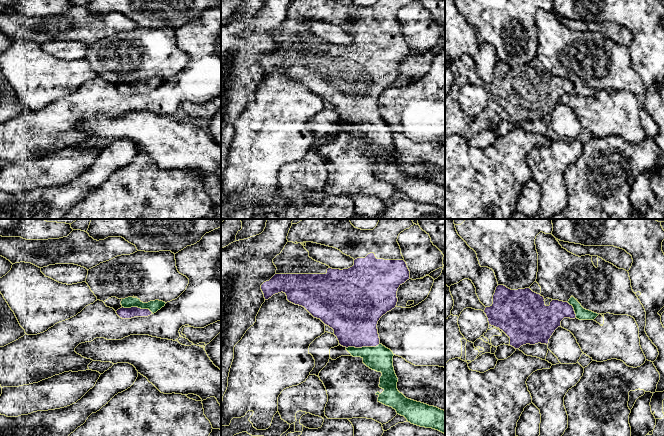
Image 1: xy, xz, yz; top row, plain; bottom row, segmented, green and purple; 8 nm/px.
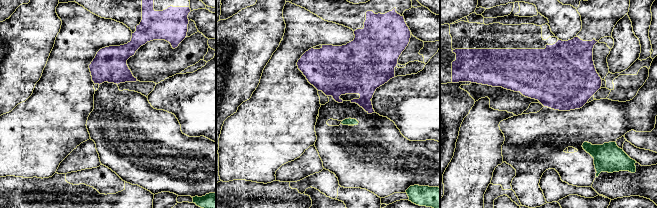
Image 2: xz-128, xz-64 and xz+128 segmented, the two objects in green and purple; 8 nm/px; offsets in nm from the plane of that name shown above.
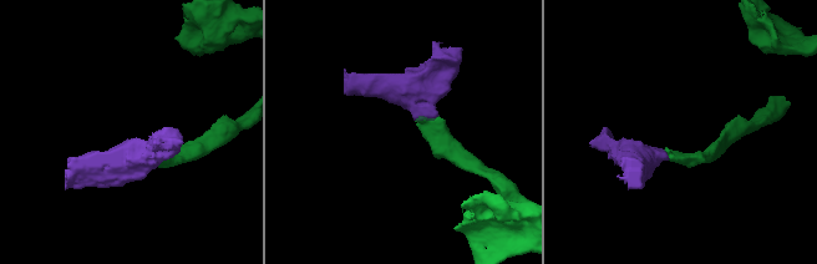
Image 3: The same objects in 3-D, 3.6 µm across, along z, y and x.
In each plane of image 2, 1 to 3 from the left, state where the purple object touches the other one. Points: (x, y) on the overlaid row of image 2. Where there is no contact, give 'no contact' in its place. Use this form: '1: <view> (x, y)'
1: no contact
2: no contact
3: no contact

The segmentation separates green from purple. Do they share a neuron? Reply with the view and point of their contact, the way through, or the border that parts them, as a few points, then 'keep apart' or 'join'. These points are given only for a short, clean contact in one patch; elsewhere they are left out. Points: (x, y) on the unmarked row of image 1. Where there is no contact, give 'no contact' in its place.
meets green in xz at (362, 123); runs through xz (379, 134), (367, 123), (362, 123), (354, 93); join

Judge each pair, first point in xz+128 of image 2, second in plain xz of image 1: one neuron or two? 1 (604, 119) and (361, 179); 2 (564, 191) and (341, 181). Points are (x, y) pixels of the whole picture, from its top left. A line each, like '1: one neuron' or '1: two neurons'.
1: two neurons
2: one neuron

